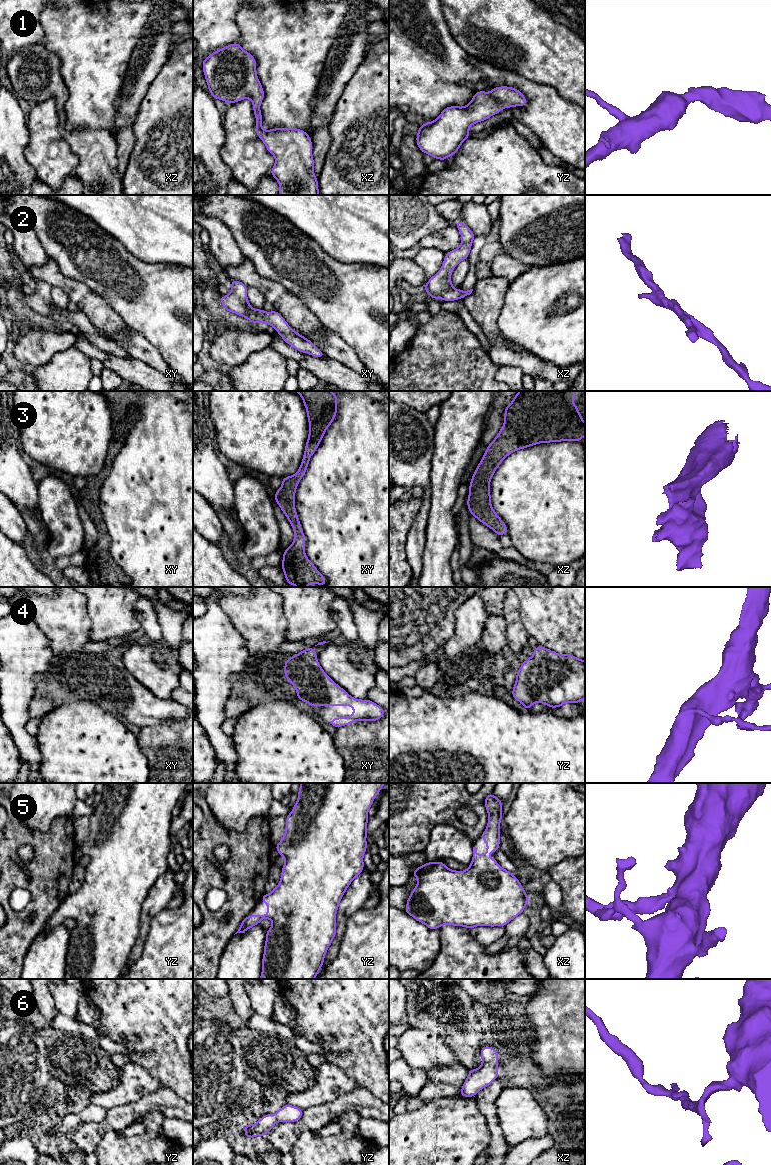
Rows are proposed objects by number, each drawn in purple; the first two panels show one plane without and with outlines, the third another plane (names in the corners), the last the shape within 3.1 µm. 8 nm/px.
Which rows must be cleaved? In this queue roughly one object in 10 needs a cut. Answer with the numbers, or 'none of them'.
none of them

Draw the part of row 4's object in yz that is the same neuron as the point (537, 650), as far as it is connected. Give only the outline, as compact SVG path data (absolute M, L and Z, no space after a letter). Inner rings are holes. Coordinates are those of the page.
M538 645L533 650L533 656L527 658L523 663L521 663L520 669L516 672L516 682L512 689L512 698L520 702L524 707L524 711L528 711L534 703L542 703L551 708L560 708L564 703L575 703L578 704L581 700L585 699L585 660L579 659L572 654L559 654L552 650L549 650L542 645Z

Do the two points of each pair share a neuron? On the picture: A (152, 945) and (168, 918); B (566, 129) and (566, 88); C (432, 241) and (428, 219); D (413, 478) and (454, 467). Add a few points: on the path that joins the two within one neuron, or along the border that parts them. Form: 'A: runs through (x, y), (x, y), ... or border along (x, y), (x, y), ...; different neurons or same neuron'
A: runs through (159, 938), (168, 929), (168, 925); same neuron
B: border along (547, 85), (550, 85), (560, 95), (574, 103); different neurons
C: border along (452, 224), (429, 232), (418, 242); different neurons
D: border along (434, 450), (431, 461), (430, 497); different neurons

